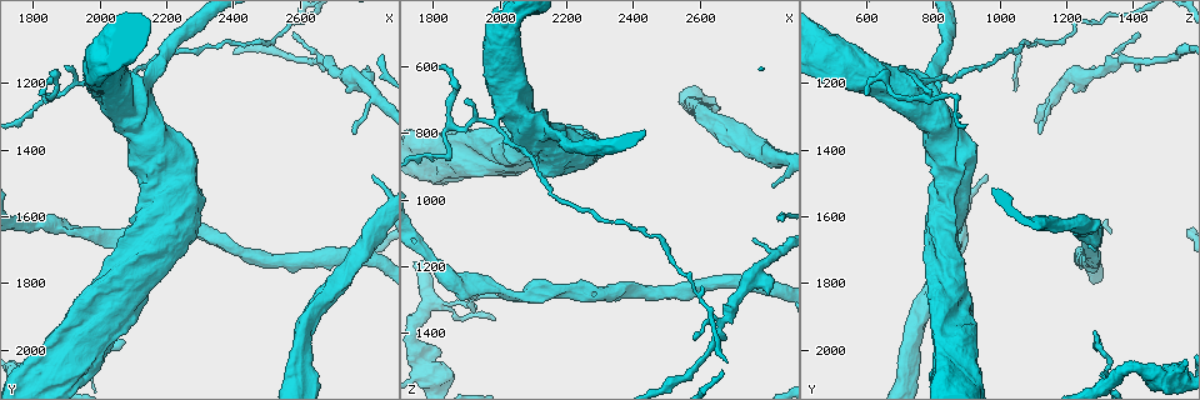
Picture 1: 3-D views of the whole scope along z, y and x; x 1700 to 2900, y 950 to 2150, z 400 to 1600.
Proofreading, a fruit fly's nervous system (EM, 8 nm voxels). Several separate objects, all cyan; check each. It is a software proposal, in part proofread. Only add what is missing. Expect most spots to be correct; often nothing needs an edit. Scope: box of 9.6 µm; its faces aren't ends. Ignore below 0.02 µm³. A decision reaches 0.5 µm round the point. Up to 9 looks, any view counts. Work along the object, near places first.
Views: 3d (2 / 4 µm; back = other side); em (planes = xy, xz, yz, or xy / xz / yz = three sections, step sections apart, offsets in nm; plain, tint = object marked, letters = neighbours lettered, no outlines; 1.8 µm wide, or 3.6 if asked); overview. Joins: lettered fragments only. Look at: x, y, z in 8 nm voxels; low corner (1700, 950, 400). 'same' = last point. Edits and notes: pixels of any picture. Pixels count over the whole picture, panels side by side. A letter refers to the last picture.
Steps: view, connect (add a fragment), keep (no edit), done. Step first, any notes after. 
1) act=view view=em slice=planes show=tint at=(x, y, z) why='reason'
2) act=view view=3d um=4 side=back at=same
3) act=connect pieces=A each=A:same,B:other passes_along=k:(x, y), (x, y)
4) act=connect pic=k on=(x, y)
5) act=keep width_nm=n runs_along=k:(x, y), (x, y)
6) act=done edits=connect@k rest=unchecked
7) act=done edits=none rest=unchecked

act=view view=3d um=4 at=(2150, 1540, 840) why='touches itself'

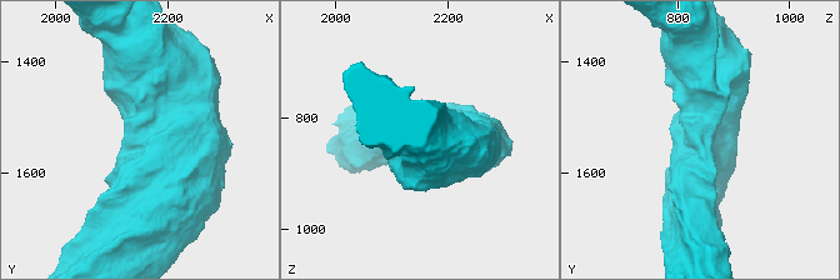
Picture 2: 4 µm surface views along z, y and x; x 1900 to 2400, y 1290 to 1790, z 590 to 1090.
act=view view=em um=3.6 slice=xy step=4 show=tint at=(2155, 1535, 835)

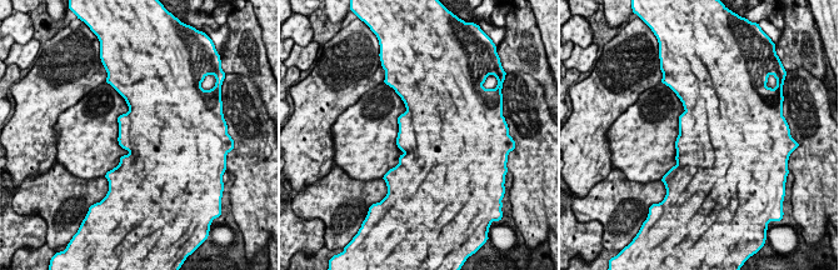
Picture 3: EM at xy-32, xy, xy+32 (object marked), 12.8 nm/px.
act=view view=em um=3.6 slice=planes show=letters at=same

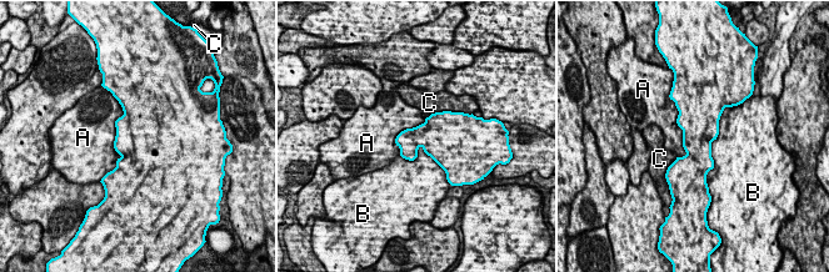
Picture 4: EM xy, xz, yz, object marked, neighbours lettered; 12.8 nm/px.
act=keep each=A:other,B:other,C:other border=4:(725, 107), (705, 182) found='none of them fits'

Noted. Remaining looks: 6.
act=view view=em slice=yz step=16 show=letters at=(2810, 1490, 970) why='long arm stops here'

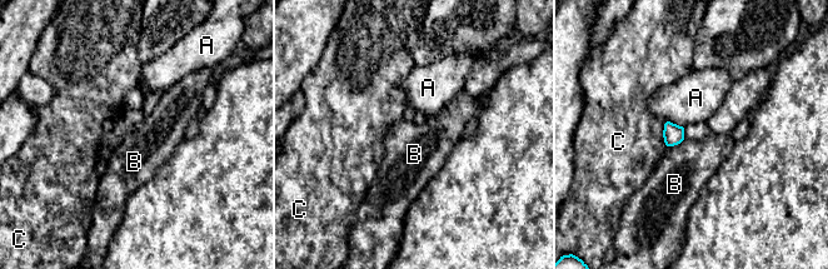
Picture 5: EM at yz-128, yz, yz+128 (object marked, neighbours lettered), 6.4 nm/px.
act=keep each=A:other,B:other,C:other border=5:(684, 139), (667, 147) found='no lettered fragment goes on from it'

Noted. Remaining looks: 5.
act=view view=em um=3.6 slice=xz step=4 show=plain at=(2080, 1990, 1300) why='branch stops here'

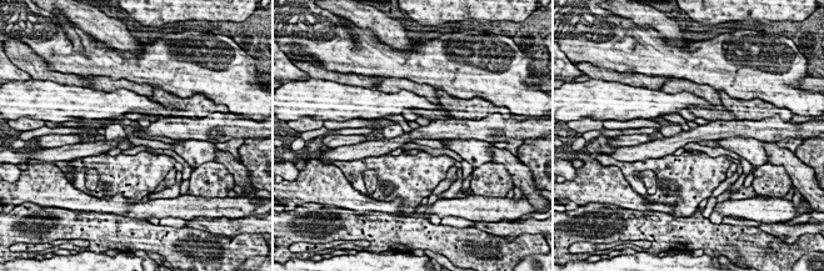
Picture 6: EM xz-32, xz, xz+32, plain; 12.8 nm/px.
act=view view=em um=3.6 slice=xz step=4 show=tint at=same why='where the object lies'

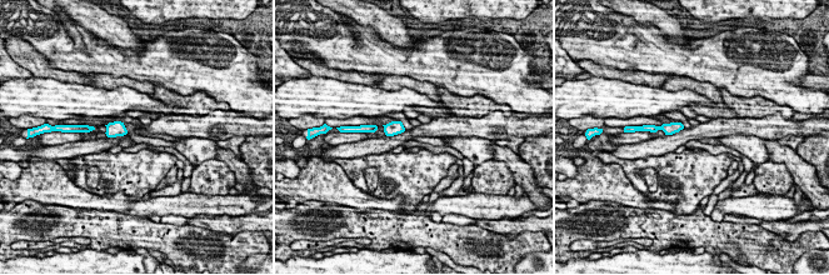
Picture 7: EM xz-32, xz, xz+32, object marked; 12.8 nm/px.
act=view view=em um=3.6 slice=xz step=4 show=letters at=same why='what lies round it'

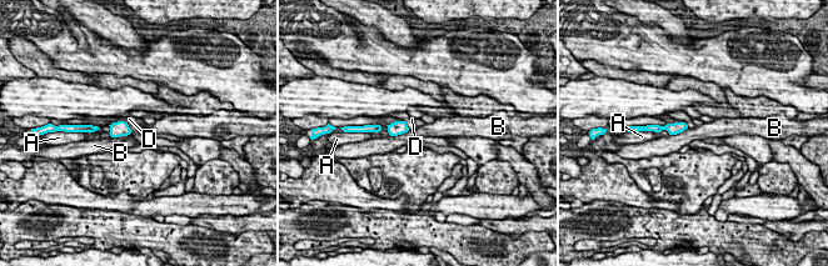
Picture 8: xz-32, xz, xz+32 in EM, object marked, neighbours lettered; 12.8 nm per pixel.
act=keep each=A:other,B:other,D:other border=8:(131, 132), (124, 136), (110, 136) found='none of them fits'

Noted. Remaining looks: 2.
act=done edits=none rest=unchecked

